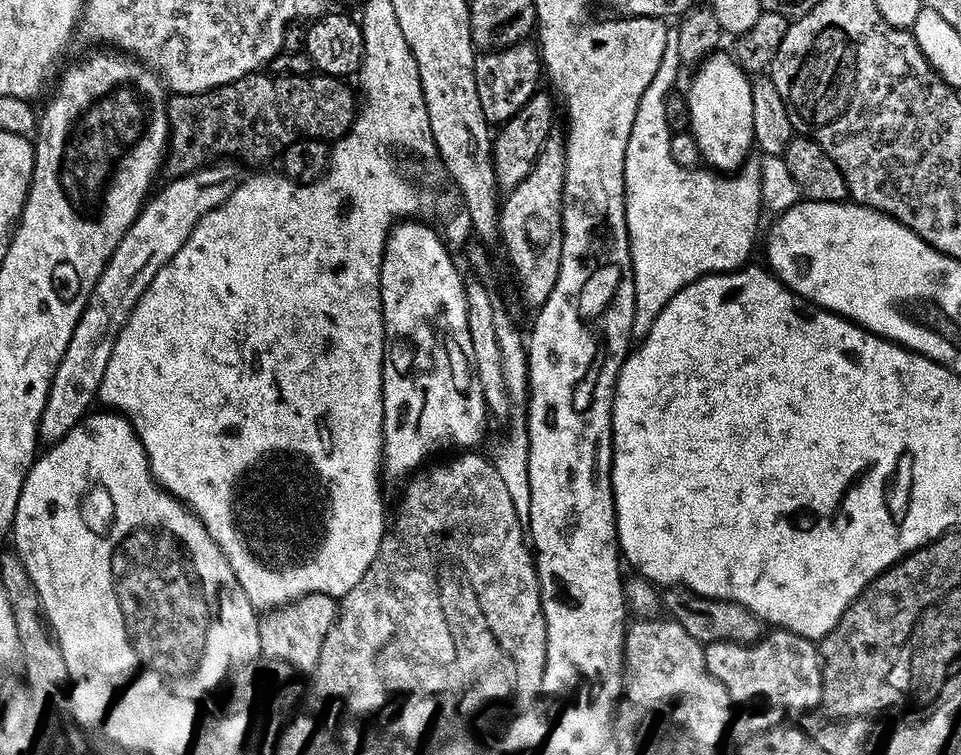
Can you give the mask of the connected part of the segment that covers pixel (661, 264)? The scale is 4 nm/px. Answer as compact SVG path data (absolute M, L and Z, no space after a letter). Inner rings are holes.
M668 43L658 66L658 74L646 86L638 102L638 114L634 114L634 126L626 142L624 159L624 217L628 227L628 249L632 255L632 277L634 278L634 322L632 335L642 338L654 326L654 318L690 282L703 276L710 276L717 270L729 267L728 260L737 260L737 265L749 263L748 255L756 244L756 227L760 224L763 198L758 164L755 159L745 160L735 174L718 174L718 184L714 182L717 173L703 167L680 167L671 157L673 129L668 129L668 91L672 92L676 83L676 73L682 67L675 43ZM718 186L726 192L718 191Z

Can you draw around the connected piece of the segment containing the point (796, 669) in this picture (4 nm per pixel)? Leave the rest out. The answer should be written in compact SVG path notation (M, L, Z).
M772 630L753 644L714 642L704 645L704 657L710 674L722 682L733 705L744 711L745 722L756 734L781 727L787 716L800 716L820 704L820 649L798 634Z

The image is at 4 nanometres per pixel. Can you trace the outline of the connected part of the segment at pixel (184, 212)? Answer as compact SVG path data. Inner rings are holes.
M225 158L206 168L199 168L196 172L169 179L169 184L161 192L153 191L144 201L140 217L128 227L122 242L118 242L114 254L106 262L78 318L78 326L74 326L74 334L70 334L66 354L62 354L58 370L54 370L46 406L40 419L39 439L45 445L57 444L74 425L89 415L93 407L91 404L97 403L100 383L106 374L114 342L126 326L134 306L140 301L150 282L154 282L158 270L162 270L162 266L166 266L166 262L174 258L182 242L190 238L196 223L210 210L224 204L226 198L230 198L242 179L239 167L241 168L239 163Z

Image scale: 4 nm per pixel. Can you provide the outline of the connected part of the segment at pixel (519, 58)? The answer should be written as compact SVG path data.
M521 42L508 48L493 51L489 60L477 59L476 85L482 111L492 126L503 126L512 116L517 115L537 95L536 83L542 80L542 64L538 59L535 43Z

